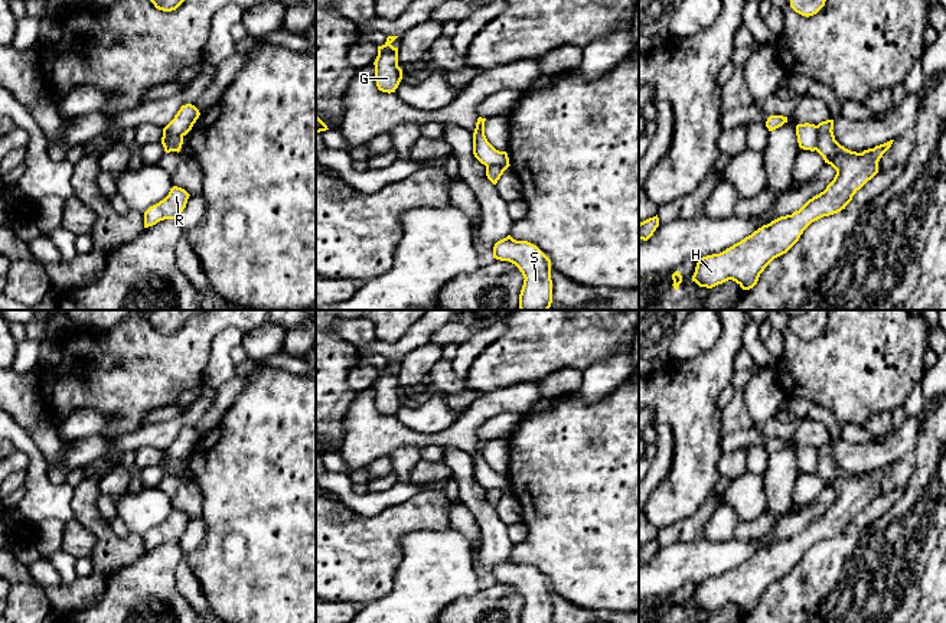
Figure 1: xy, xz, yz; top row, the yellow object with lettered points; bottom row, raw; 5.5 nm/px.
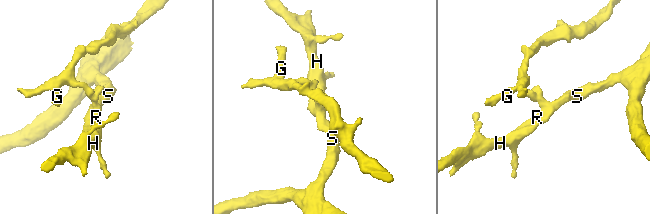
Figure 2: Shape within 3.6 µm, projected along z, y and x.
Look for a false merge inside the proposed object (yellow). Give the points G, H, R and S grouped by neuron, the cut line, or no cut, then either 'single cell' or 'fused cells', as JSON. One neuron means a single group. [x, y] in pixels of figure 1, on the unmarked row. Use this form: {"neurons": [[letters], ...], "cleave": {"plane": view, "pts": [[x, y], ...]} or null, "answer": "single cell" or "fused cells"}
{"neurons": [["G"], ["H", "R", "S"]], "cleave": {"plane": "yz", "pts": [[815, 449], [816, 472]]}, "answer": "fused cells"}

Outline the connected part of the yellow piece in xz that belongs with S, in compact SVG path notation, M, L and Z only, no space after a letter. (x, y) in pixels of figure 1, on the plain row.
M508 558L495 567L493 581L509 584L522 596L519 623L552 623L551 583L536 568Z

